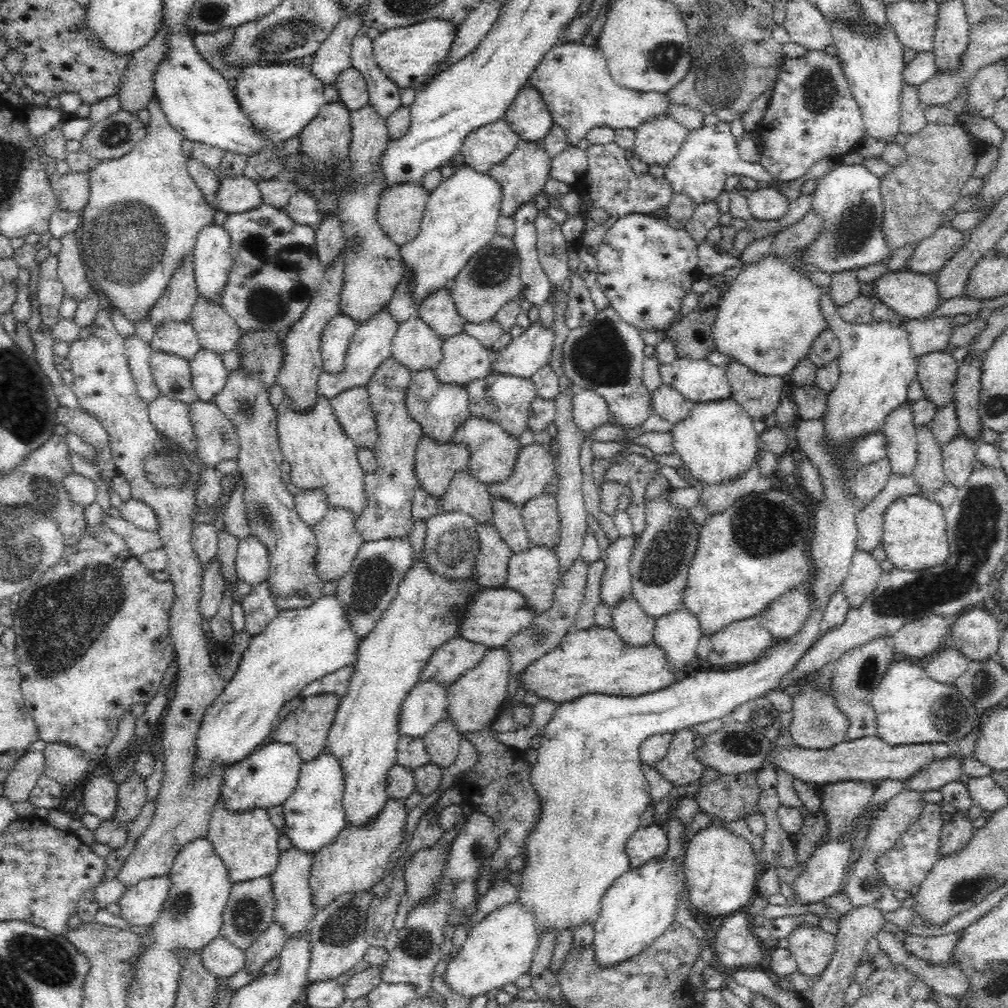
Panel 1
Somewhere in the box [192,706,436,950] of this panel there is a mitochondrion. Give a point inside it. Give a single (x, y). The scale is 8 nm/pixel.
(344, 924)

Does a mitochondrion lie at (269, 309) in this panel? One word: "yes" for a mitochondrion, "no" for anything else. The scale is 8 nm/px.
yes

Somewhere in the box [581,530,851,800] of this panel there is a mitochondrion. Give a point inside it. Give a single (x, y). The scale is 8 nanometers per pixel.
(738, 743)

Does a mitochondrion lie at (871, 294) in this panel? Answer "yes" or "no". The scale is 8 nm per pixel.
no

